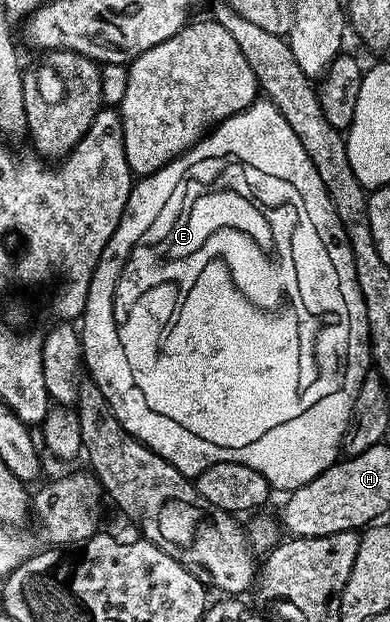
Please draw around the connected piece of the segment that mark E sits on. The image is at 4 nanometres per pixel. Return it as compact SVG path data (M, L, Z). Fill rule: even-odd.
M259 98L244 111L229 116L224 123L207 132L193 148L165 164L154 175L141 177L131 187L124 214L108 246L104 246L102 257L94 271L88 298L91 302L114 300L114 313L109 316L106 312L94 313L90 310L81 317L83 349L88 350L89 355L91 352L92 358L100 367L122 372L124 379L134 379L134 384L138 387L124 389L122 396L107 391L106 401L127 434L160 454L160 458L180 470L180 474L196 478L205 468L216 462L240 462L244 466L252 466L252 470L260 470L260 474L264 474L275 493L289 494L312 482L312 478L328 470L339 459L356 394L372 364L368 318L364 310L364 298L356 282L352 246L348 242L348 234L344 234L340 218L336 218L332 198L328 198L328 190L324 182L320 182L320 174L316 174L312 158L308 158L308 150L300 146L300 138L296 138L292 126L284 122L284 114L280 114L280 110L276 110L276 106L269 100ZM254 296L266 300L266 308L271 312L271 348L266 344L258 344L258 328L254 325L258 300ZM99 338L105 338L104 342L110 348L104 354L100 354L100 343L96 342Z

